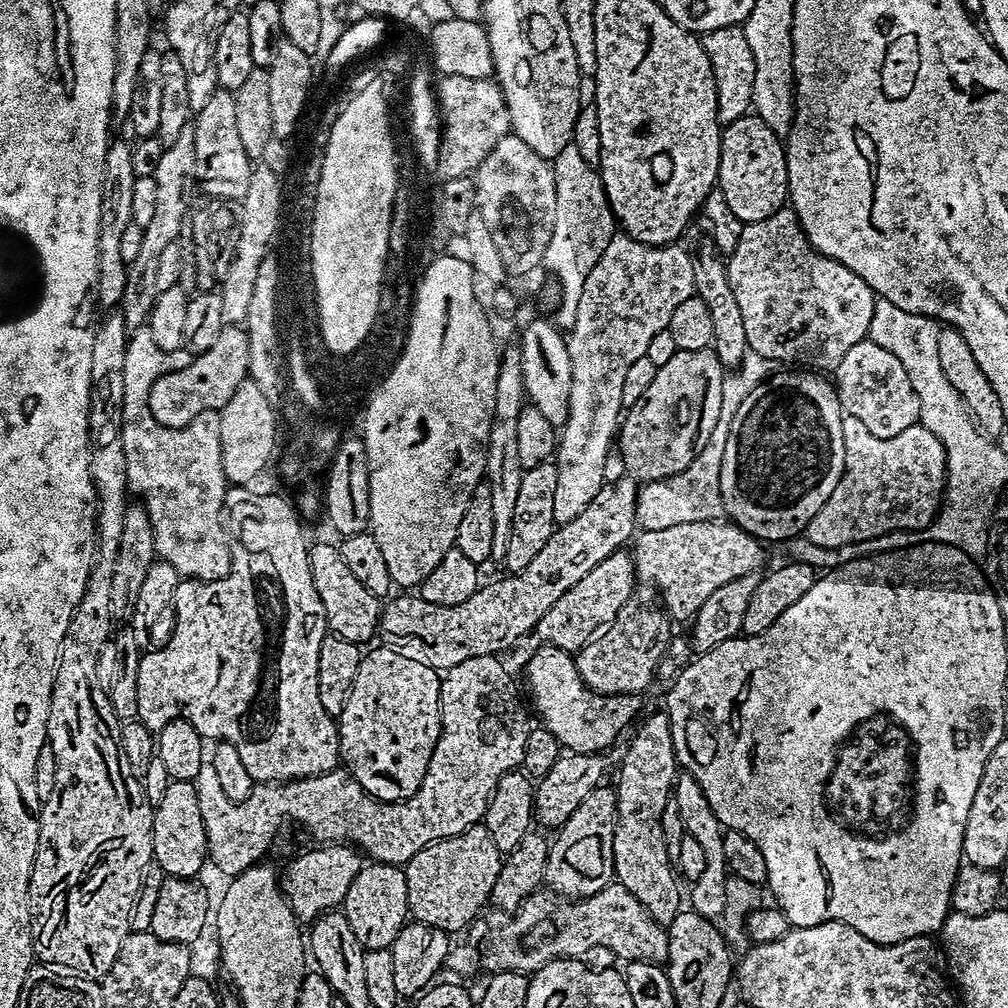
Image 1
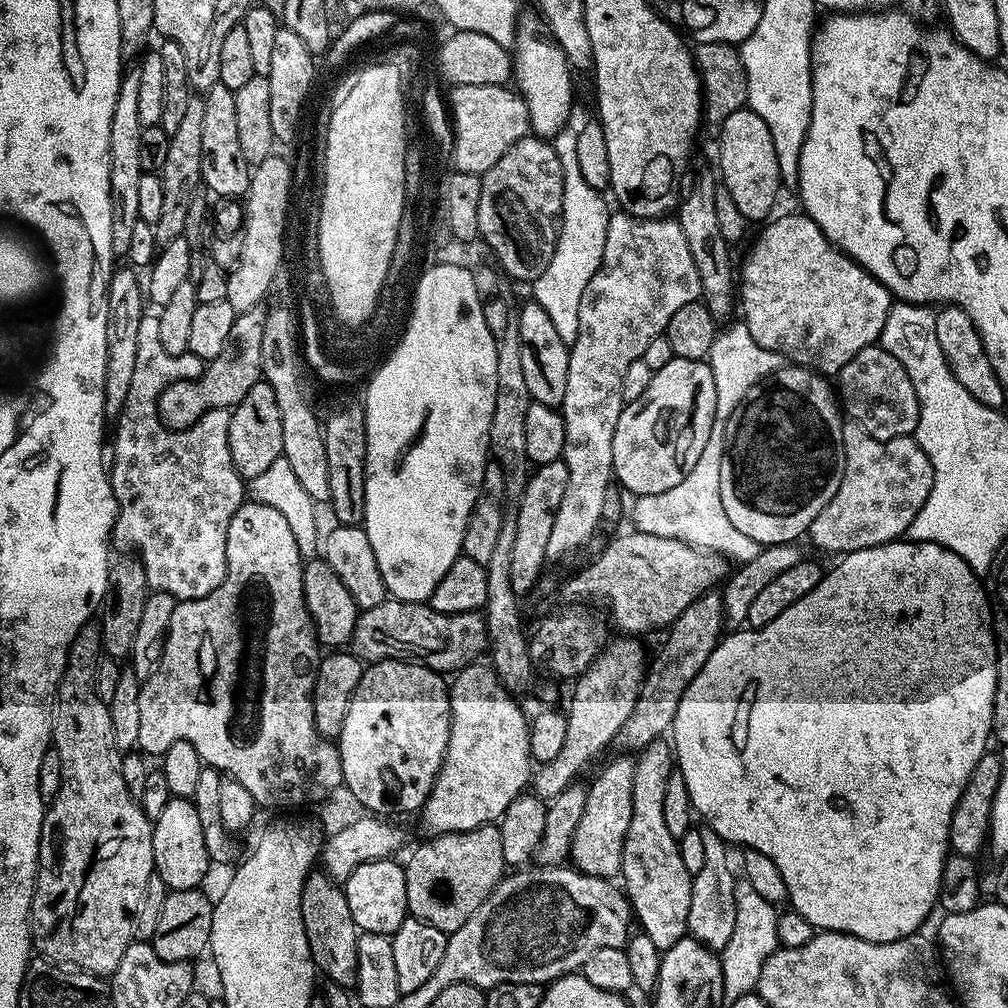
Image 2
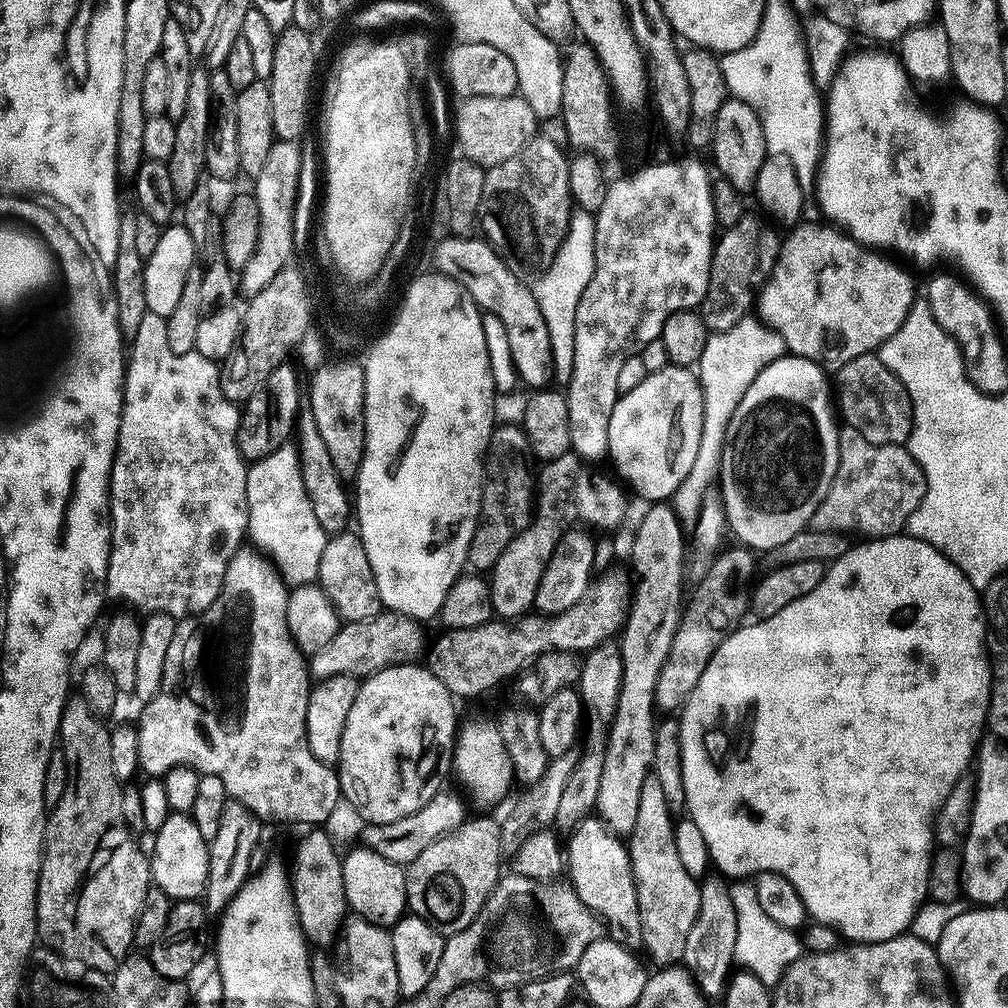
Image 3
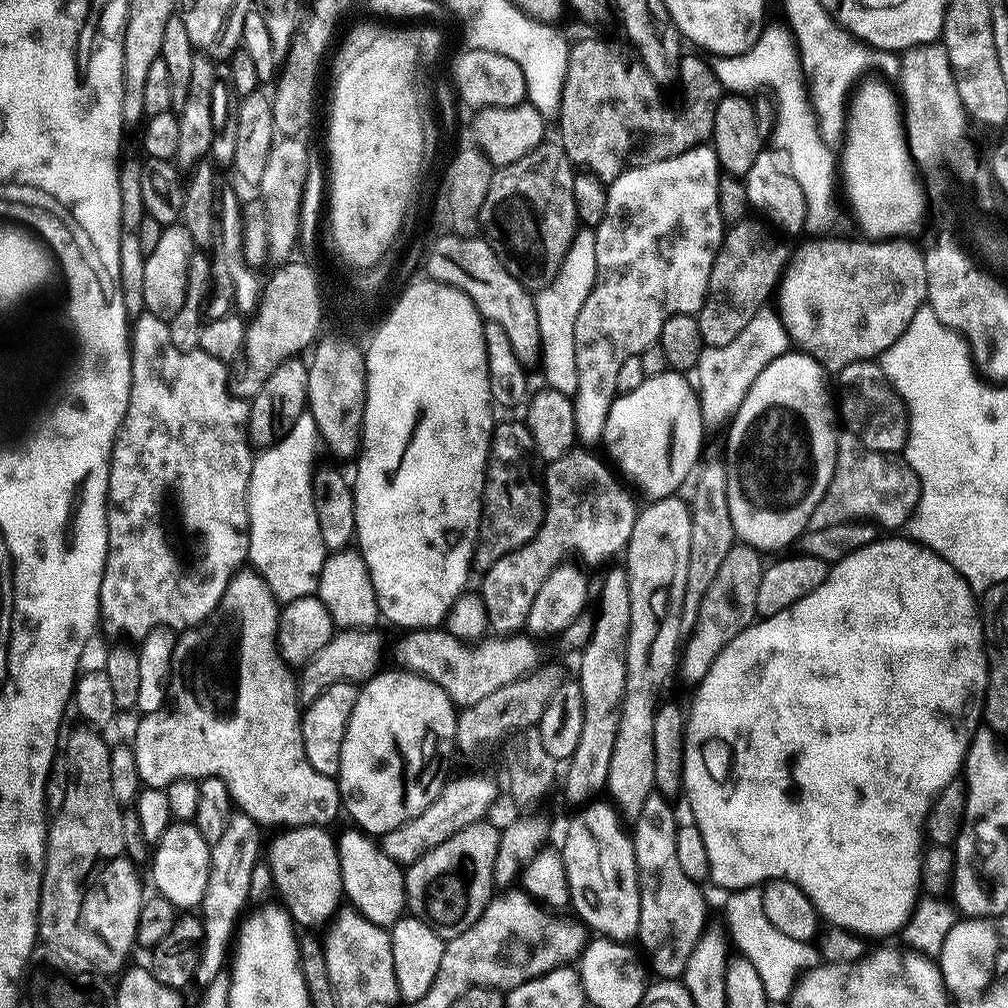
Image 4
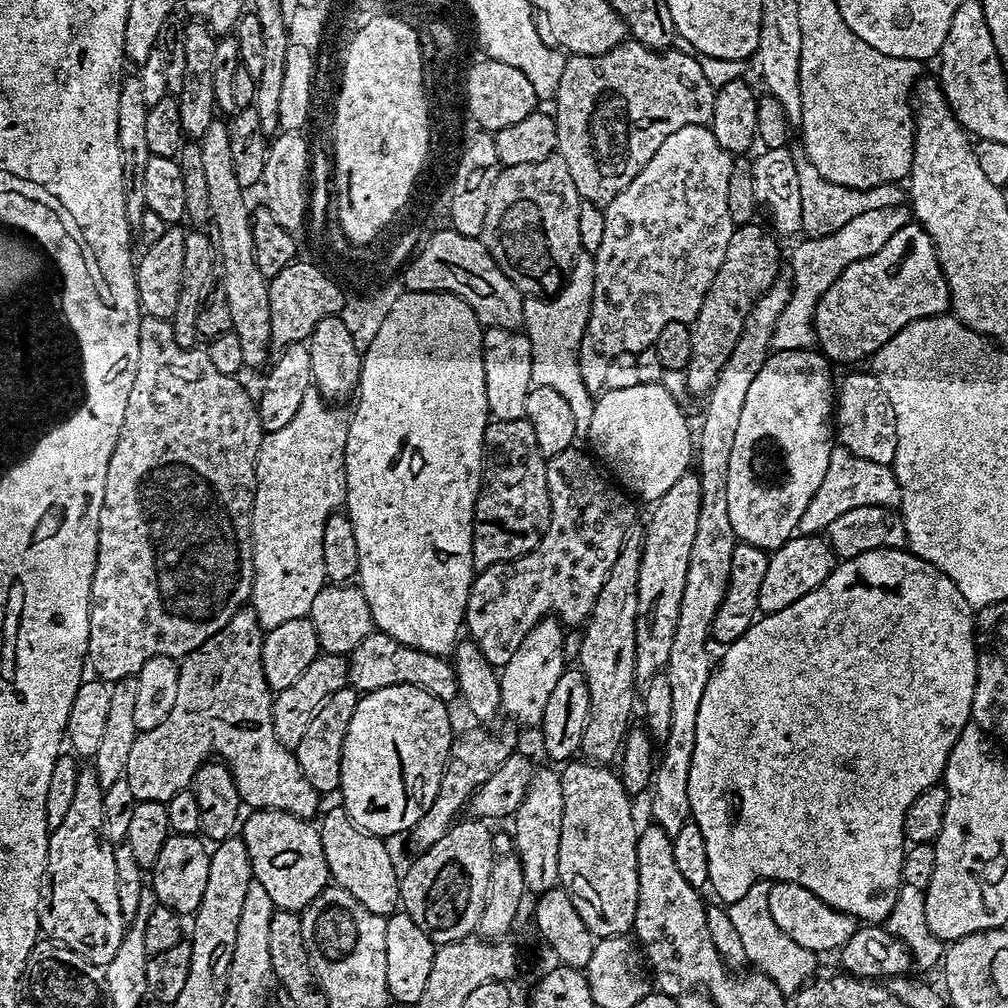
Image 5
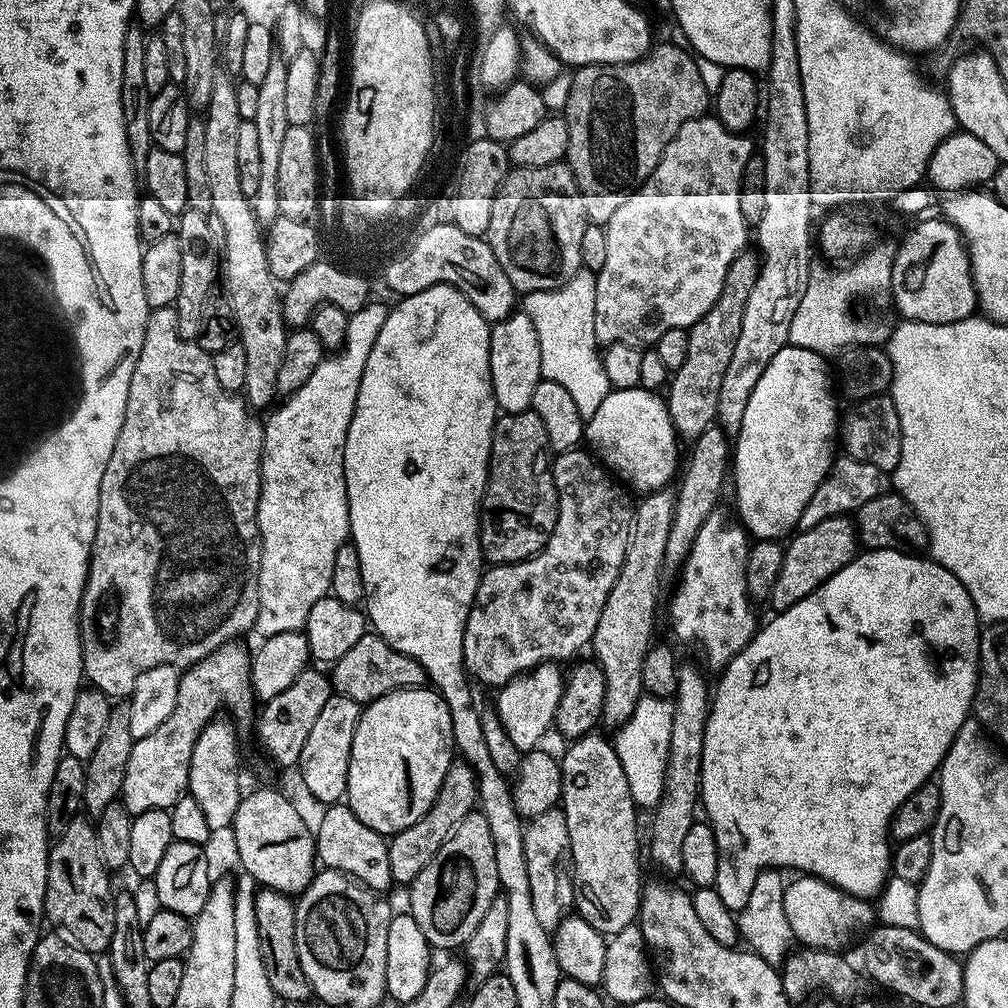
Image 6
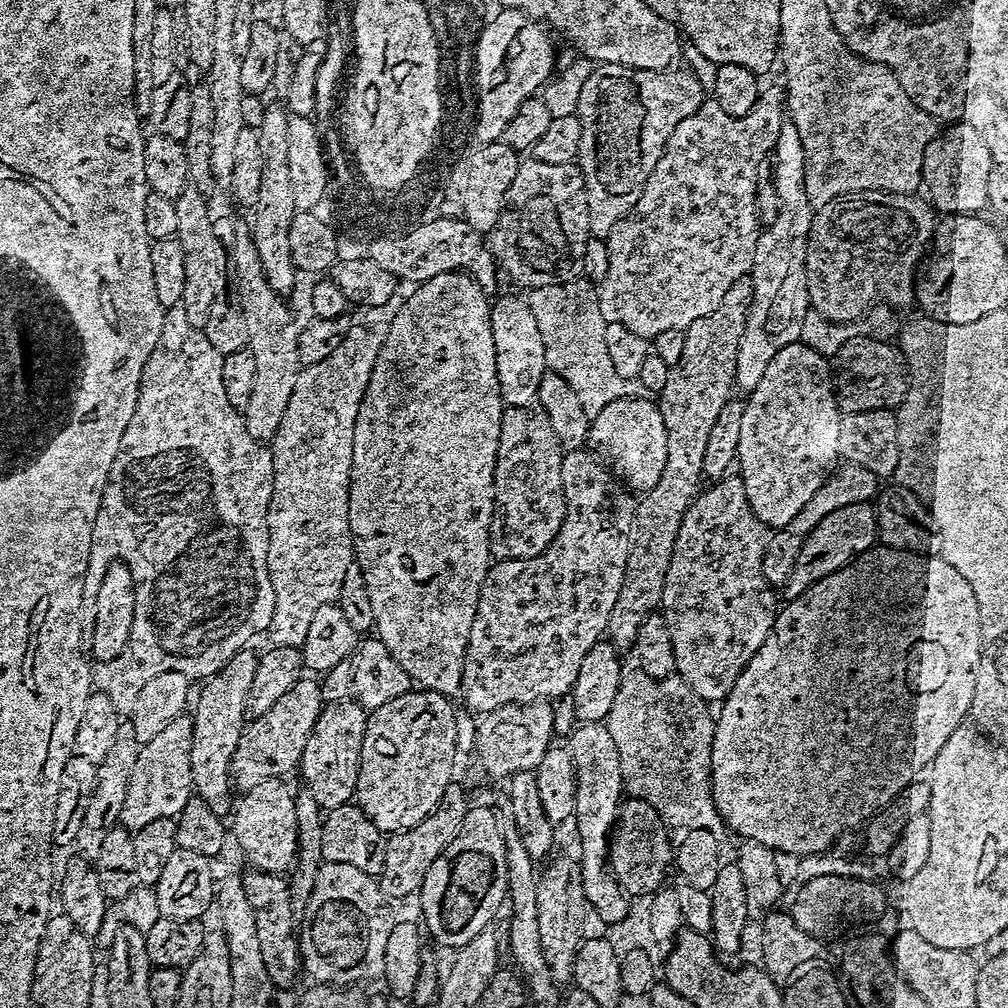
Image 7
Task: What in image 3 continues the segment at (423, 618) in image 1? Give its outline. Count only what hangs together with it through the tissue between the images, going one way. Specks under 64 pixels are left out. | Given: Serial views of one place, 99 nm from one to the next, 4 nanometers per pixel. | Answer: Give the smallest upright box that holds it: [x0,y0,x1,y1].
[310,610,424,680]

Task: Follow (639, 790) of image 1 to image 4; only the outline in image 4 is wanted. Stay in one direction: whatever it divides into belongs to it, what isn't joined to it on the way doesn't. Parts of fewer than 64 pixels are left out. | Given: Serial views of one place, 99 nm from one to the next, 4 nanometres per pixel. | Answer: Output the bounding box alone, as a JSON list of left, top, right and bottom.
[630,794,709,980]

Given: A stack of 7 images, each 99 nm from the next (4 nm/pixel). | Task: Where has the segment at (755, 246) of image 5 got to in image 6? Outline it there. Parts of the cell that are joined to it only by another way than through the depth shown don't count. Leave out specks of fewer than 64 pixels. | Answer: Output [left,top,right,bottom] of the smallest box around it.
[666,252,761,438]

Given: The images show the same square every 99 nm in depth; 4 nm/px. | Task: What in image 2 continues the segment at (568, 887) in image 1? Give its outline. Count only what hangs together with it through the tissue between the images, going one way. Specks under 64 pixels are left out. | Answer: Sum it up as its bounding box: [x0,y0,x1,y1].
[571,754,635,878]

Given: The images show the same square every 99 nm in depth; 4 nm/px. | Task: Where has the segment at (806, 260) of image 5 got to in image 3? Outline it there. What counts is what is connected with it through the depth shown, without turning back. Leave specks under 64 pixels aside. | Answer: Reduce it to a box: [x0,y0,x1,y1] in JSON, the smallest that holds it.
[672,314,785,527]

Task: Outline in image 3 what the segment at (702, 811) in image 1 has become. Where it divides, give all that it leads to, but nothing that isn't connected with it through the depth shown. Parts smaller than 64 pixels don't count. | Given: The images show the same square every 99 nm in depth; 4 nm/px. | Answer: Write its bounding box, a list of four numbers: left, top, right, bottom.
[683,875,738,998]

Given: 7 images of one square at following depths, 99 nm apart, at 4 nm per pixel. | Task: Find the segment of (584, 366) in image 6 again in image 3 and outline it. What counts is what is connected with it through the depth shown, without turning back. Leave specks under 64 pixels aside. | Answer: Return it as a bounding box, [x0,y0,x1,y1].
[534,210,596,382]

